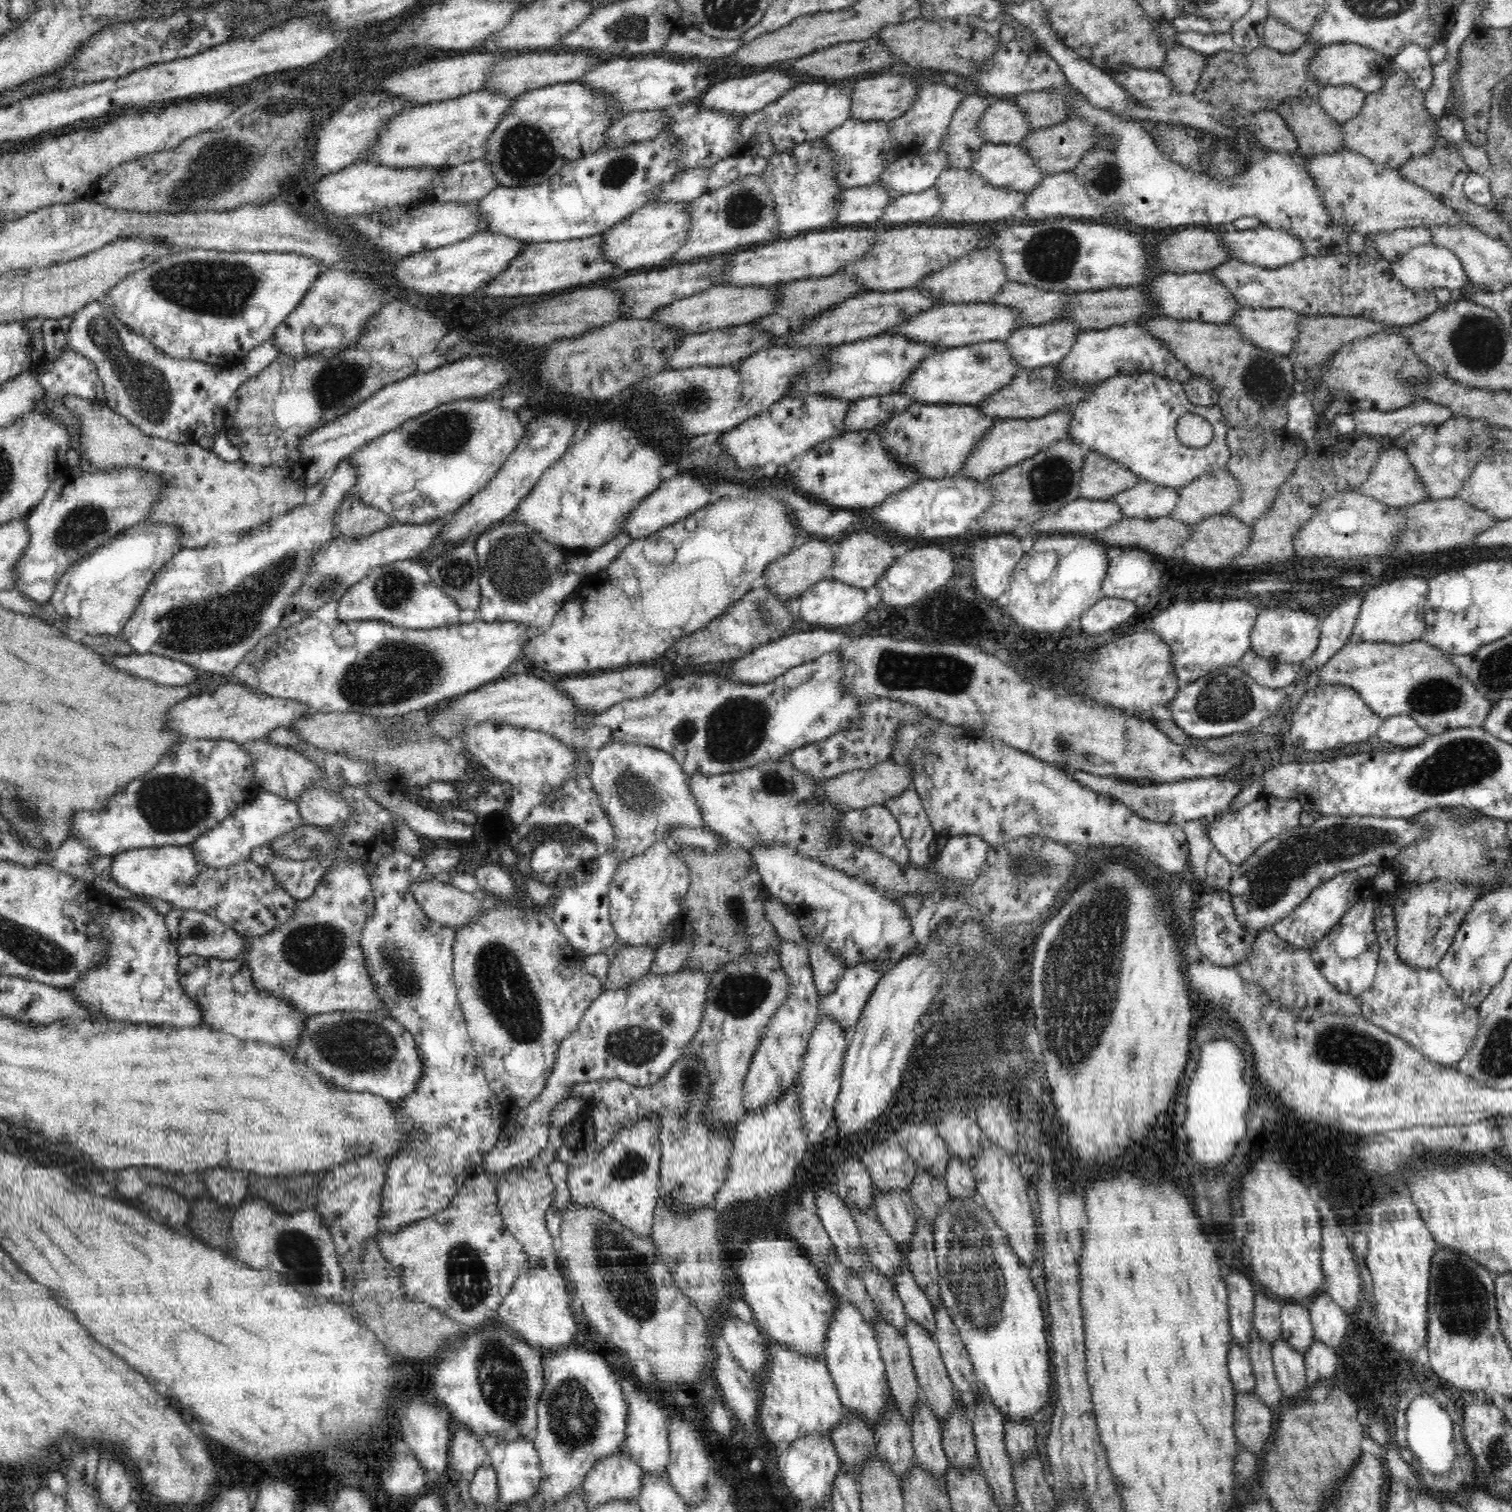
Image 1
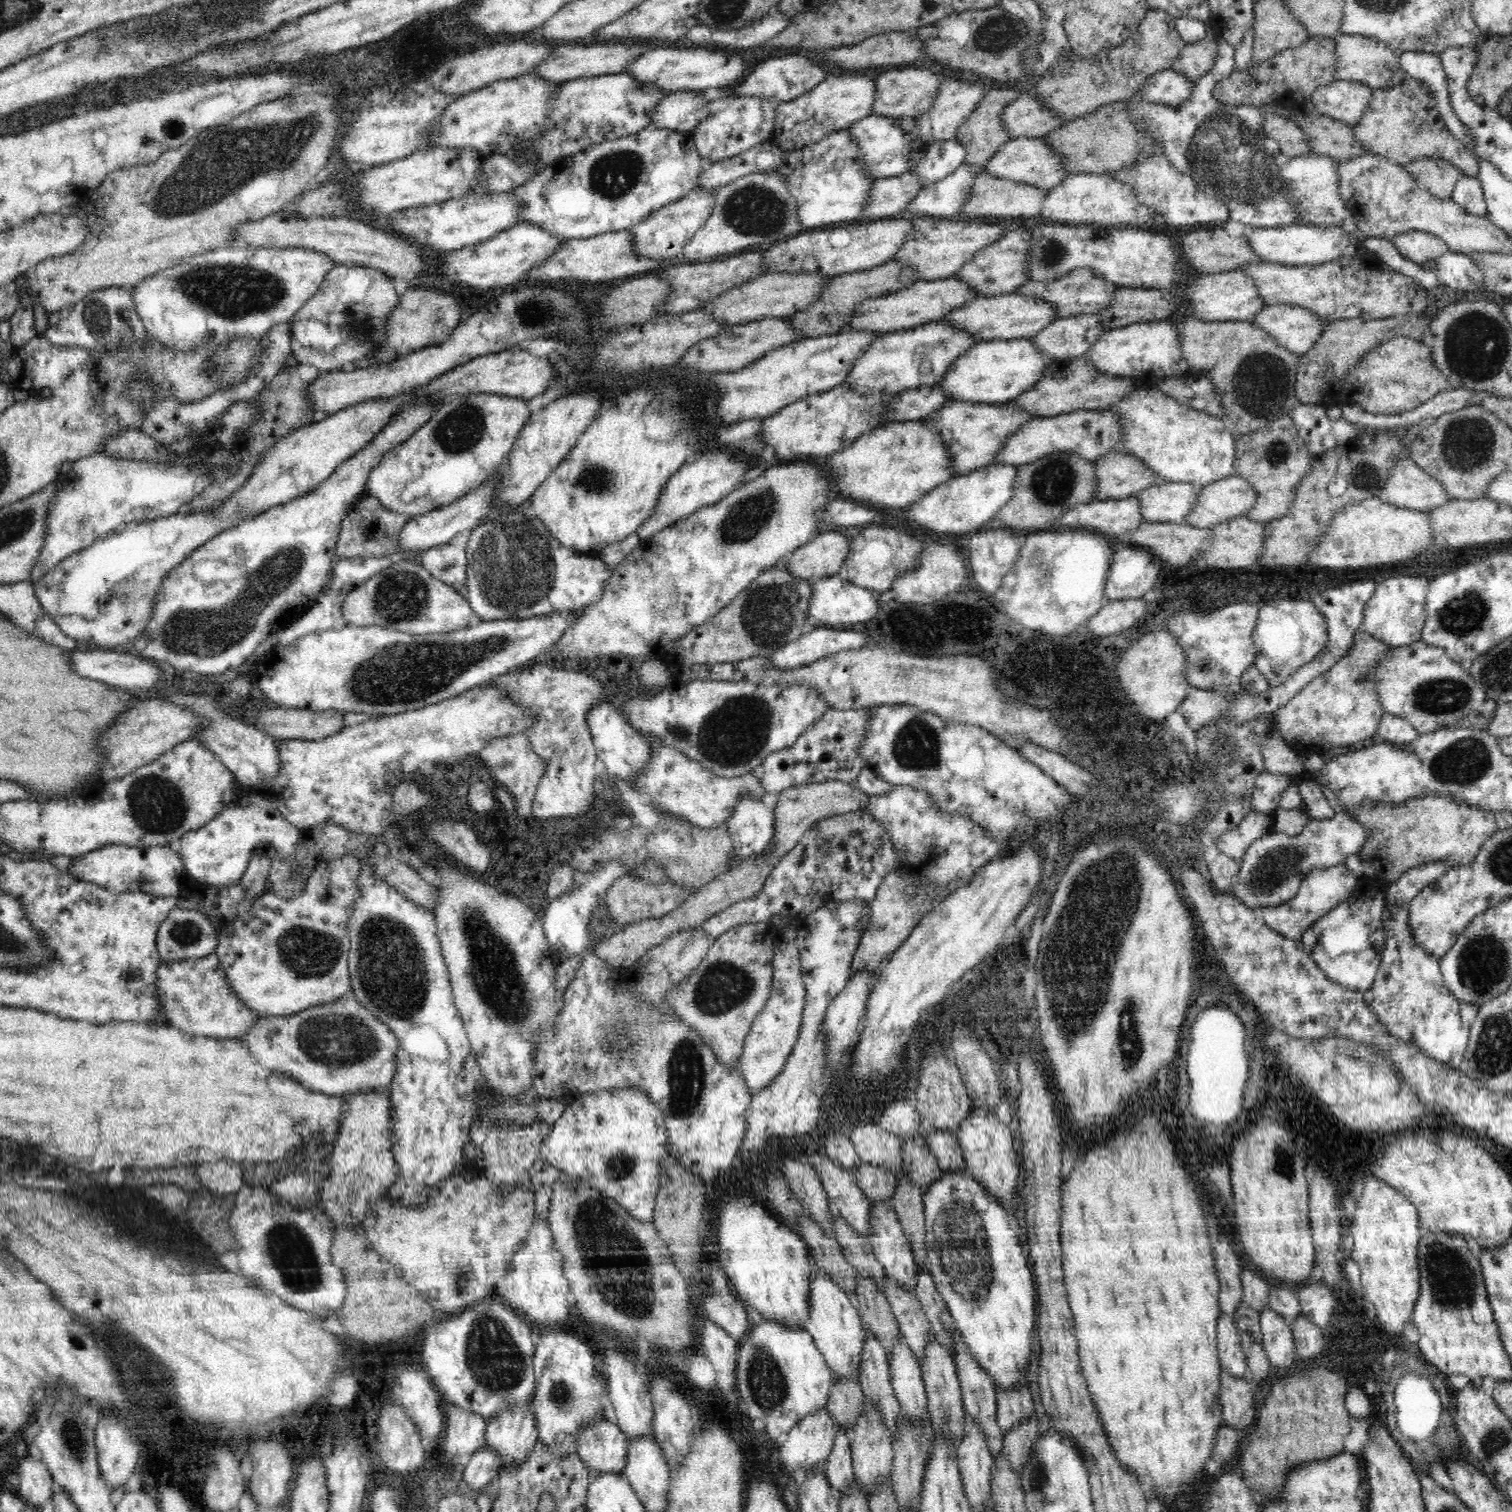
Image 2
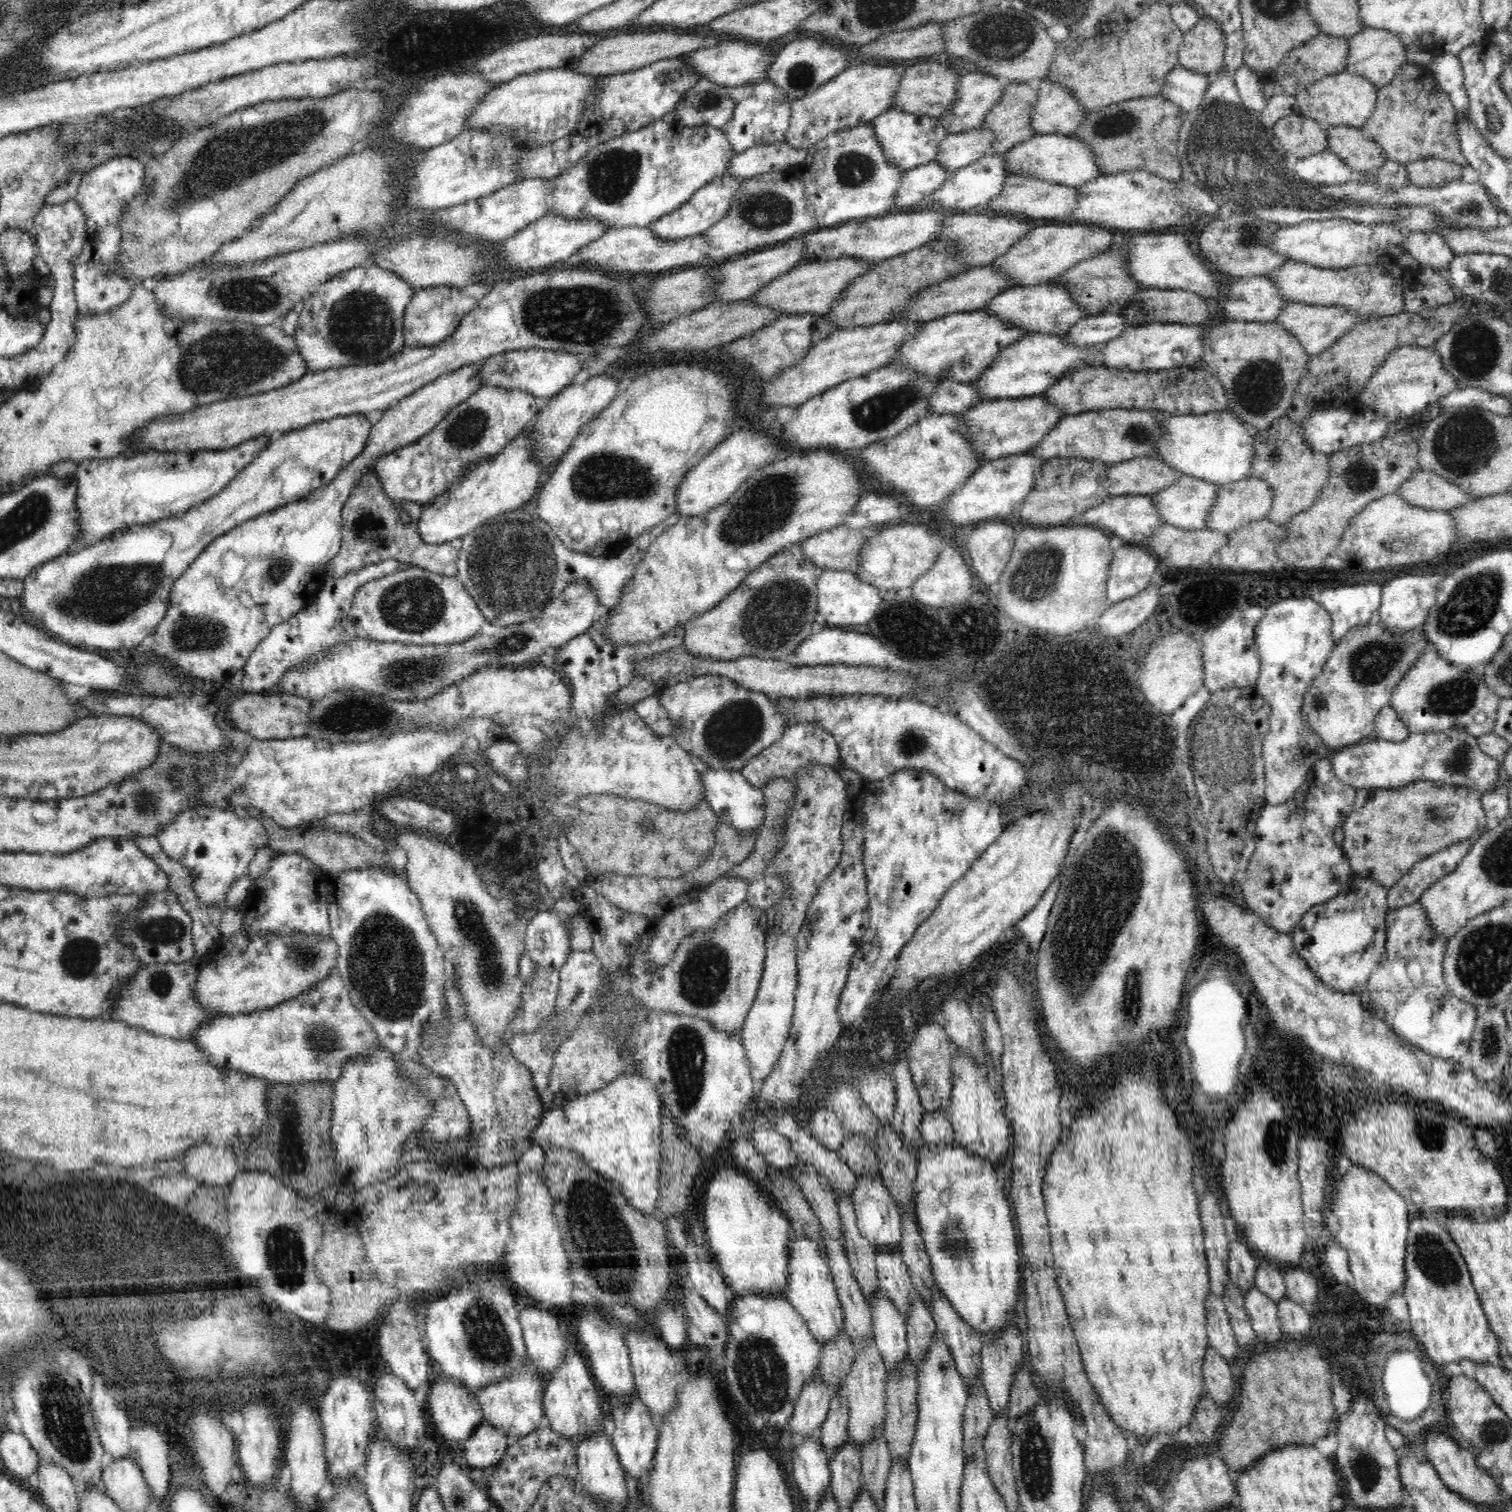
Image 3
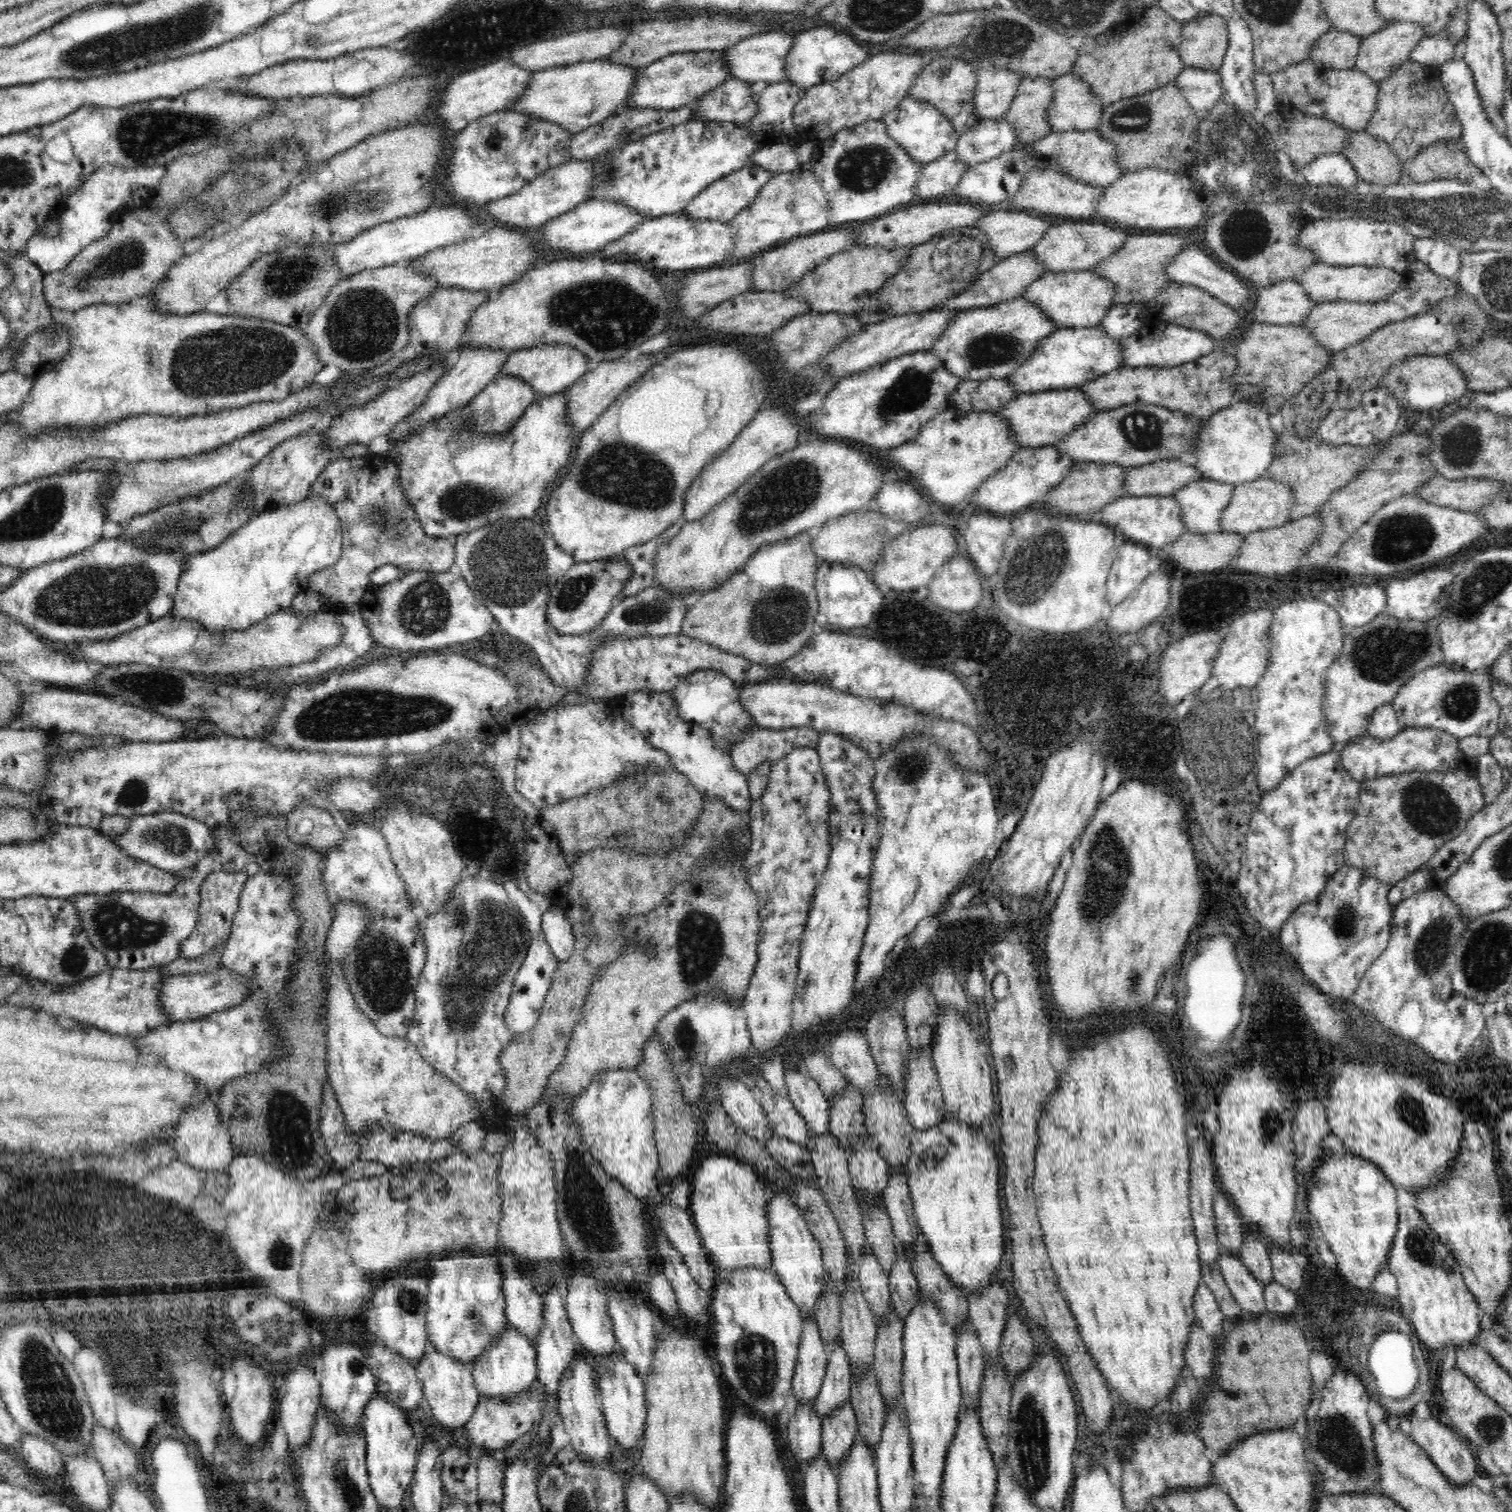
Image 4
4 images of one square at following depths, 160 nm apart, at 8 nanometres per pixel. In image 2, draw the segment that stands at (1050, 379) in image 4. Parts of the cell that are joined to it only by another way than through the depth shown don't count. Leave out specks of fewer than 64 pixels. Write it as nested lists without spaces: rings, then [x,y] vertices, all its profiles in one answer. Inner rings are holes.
[[[1032,339],[981,341],[956,360],[936,387],[946,391],[949,399],[954,401],[1000,405],[1028,392],[1038,384],[1042,372],[1055,361],[1056,358],[1038,351]]]

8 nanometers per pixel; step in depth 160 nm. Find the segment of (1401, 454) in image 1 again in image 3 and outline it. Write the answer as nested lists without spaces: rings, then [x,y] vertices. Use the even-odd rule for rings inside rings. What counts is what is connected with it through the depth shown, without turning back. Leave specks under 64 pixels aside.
[[[1424,470],[1406,480],[1396,495],[1414,506],[1439,511],[1452,511],[1476,499],[1443,476]]]

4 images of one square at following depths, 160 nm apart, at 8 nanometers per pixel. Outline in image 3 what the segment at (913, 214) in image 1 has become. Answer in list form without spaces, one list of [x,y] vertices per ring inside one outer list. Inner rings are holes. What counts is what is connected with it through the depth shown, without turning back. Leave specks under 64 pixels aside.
[[[1006,153],[989,154],[964,168],[948,173],[947,182],[928,199],[928,206],[948,214],[951,210],[964,212],[976,206],[987,206],[990,200],[994,200],[994,197],[1001,194],[1006,178],[1010,175],[1010,171],[1006,169],[1006,162]]]

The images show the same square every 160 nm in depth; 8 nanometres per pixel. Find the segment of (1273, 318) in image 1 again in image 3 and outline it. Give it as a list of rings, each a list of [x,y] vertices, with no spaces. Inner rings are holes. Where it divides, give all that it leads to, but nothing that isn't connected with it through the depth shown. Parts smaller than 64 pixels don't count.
[[[1289,303],[1282,310],[1282,314],[1276,318],[1275,322],[1280,323],[1282,328],[1296,336],[1298,342],[1306,349],[1306,353],[1312,356],[1324,352],[1334,342],[1338,342],[1346,332],[1350,332],[1350,328],[1354,328],[1354,324],[1371,319],[1366,317],[1366,315],[1360,317],[1360,315],[1347,311],[1339,305],[1320,307],[1319,305],[1309,305],[1306,303]]]

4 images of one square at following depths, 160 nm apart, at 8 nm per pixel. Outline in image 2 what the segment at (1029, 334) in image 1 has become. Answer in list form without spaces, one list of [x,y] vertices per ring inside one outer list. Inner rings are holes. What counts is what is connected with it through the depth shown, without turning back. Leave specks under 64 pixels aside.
[[[1099,313],[1079,314],[1059,318],[1042,328],[1032,341],[1038,351],[1057,359],[1073,359],[1081,357],[1090,350],[1090,344],[1108,329],[1102,325]]]

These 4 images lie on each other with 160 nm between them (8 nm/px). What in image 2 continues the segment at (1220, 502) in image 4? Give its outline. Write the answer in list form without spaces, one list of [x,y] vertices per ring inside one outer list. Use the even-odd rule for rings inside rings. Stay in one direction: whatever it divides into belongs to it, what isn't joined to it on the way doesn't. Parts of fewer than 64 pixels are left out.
[[[1157,481],[1133,496],[1140,503],[1144,522],[1186,523],[1198,491],[1192,483]]]

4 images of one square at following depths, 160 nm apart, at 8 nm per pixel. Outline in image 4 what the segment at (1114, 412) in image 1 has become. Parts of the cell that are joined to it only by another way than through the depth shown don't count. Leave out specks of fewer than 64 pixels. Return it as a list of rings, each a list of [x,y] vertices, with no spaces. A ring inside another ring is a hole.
[[[1239,399],[1228,408],[1218,410],[1202,426],[1189,462],[1202,472],[1204,478],[1231,485],[1249,483],[1266,476],[1274,458],[1276,440],[1268,417],[1268,405],[1262,402],[1253,404]]]

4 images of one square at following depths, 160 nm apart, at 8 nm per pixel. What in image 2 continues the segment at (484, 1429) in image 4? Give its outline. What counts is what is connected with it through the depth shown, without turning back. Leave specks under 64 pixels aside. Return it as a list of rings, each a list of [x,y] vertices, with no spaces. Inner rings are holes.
[[[484,1445],[471,1456],[467,1466],[465,1466],[463,1480],[471,1488],[472,1494],[476,1495],[491,1483],[502,1467],[502,1457],[494,1449]]]

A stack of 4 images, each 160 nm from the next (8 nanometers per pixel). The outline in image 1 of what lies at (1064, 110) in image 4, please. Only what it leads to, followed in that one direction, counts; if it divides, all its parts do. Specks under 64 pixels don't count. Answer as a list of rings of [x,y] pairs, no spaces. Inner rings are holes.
[[[995,99],[986,108],[981,122],[981,132],[987,143],[1019,145],[1033,129],[1024,111],[1007,99]]]

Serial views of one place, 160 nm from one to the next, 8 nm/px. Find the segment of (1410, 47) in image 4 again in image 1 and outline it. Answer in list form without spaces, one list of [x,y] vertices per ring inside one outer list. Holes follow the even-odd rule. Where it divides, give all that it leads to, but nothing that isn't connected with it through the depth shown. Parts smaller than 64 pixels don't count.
[[[1356,43],[1322,46],[1310,60],[1310,75],[1314,75],[1314,79],[1318,79],[1324,86],[1354,85],[1366,94],[1376,92],[1395,69],[1392,58],[1386,58],[1381,53]]]

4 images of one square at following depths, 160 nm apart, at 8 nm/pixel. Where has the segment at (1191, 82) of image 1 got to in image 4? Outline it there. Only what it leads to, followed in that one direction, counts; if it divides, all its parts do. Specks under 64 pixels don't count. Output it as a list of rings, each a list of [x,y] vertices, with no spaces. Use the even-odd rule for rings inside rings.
[[[1199,12],[1194,20],[1183,23],[1179,53],[1186,67],[1218,71],[1229,44],[1226,20],[1214,13]]]

